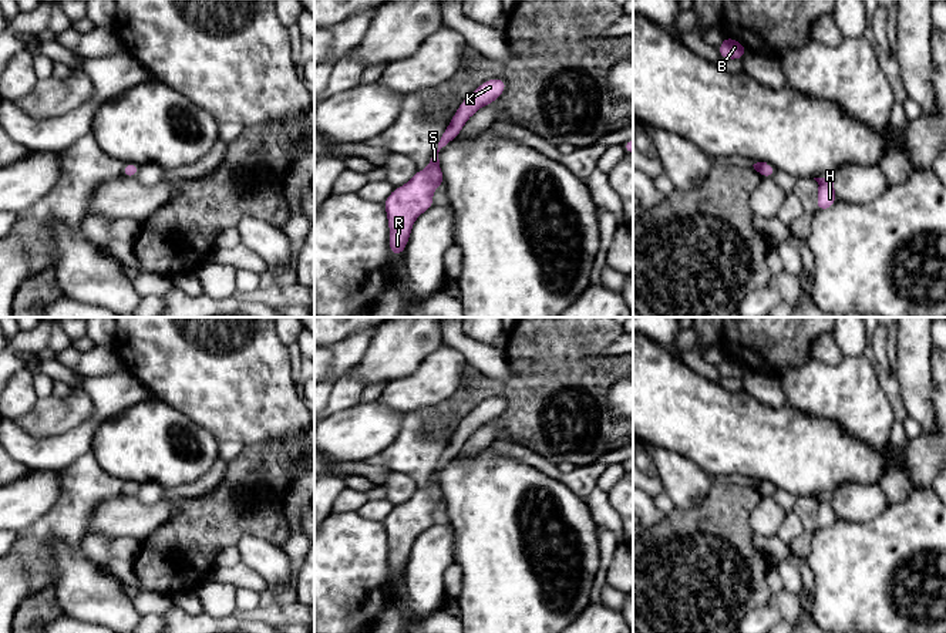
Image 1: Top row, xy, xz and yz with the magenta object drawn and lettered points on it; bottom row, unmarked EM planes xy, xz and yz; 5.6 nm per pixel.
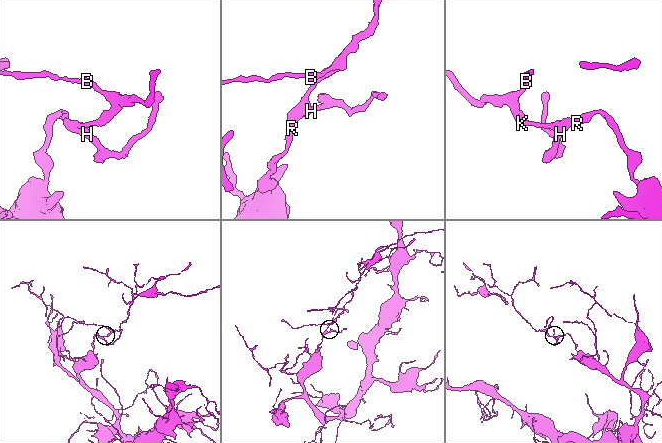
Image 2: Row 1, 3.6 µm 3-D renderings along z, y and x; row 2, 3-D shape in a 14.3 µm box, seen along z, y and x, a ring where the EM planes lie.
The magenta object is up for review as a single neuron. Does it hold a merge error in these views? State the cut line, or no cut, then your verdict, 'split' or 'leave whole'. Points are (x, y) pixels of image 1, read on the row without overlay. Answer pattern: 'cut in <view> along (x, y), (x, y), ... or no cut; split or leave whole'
no cut; leave whole

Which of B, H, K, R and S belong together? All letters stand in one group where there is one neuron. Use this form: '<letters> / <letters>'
B H K R S

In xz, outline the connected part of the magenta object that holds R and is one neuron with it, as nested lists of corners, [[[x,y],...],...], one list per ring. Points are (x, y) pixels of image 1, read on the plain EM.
[[[504,397],[484,400],[458,425],[448,447],[440,455],[430,477],[428,486],[417,489],[403,505],[394,506],[383,521],[390,546],[388,565],[393,575],[400,575],[410,558],[415,538],[434,525],[432,515],[437,505],[444,504],[440,486],[440,471],[462,450],[462,445],[479,427],[499,418],[506,407]]]

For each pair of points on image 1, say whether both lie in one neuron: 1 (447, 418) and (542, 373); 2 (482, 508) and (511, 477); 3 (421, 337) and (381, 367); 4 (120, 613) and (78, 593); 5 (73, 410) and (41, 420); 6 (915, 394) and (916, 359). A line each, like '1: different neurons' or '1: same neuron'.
1: same neuron
2: same neuron
3: same neuron
4: same neuron
5: same neuron
6: same neuron

